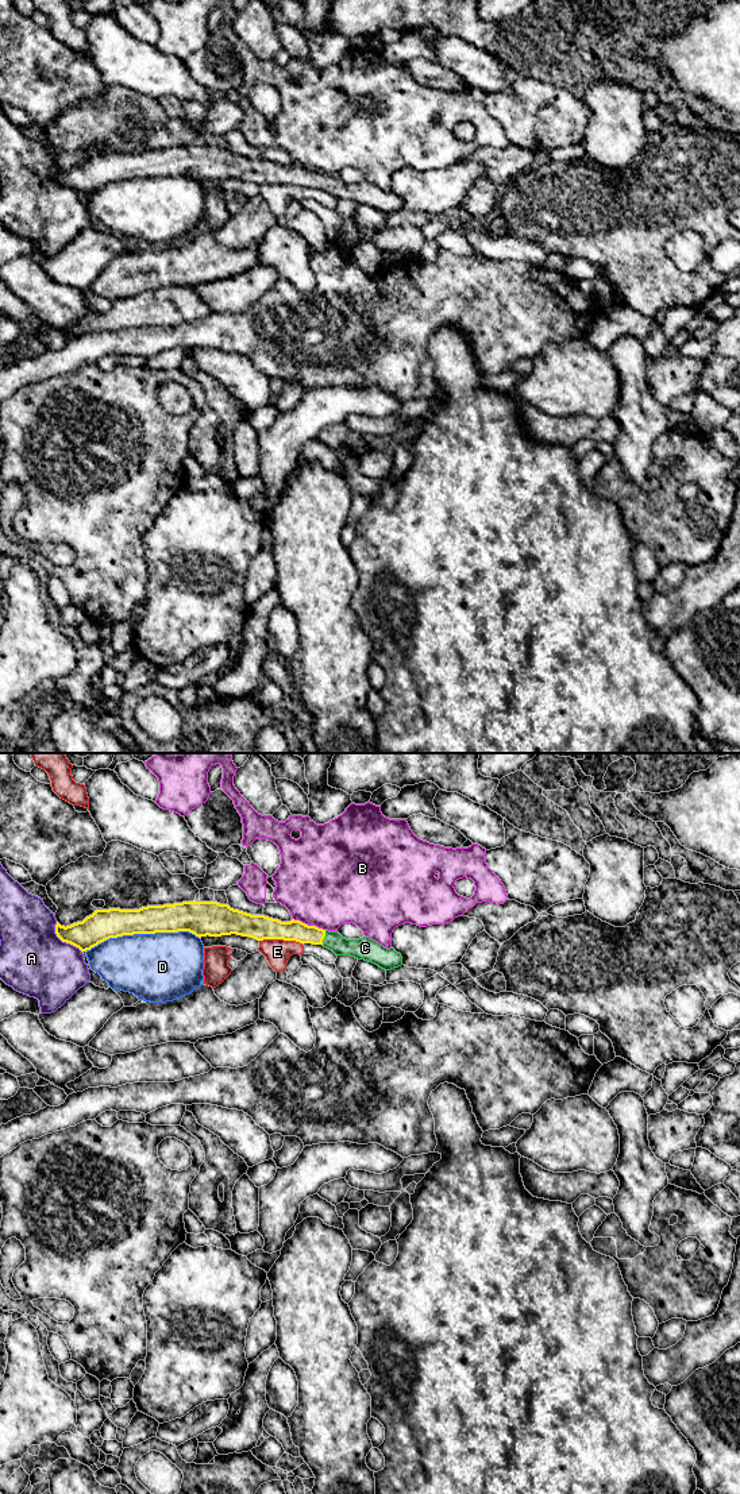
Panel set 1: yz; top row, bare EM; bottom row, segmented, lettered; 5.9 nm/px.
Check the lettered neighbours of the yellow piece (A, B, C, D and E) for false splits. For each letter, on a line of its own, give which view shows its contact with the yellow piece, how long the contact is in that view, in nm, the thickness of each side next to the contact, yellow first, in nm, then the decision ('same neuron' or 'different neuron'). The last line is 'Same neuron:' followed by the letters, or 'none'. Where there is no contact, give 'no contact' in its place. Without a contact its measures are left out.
A: yz | 260 nm | 180/400 nm | different neuron
B: yz | 220 nm | 140/480 nm | different neuron
C: yz | 90 nm | 130/130 nm | same neuron
D: yz | 650 nm | 180/420 nm | different neuron
E: yz | 260 nm | 150/160 nm | different neuron
Same neuron: C

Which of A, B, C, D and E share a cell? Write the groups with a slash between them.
A / B / C / D / E

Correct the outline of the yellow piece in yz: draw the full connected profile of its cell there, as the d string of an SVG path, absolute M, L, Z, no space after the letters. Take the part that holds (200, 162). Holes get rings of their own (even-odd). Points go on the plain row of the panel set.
M182 146L163 150L147 150L139 154L96 154L92 159L86 161L82 166L70 170L55 169L57 181L66 188L78 192L82 197L90 194L99 188L123 179L134 178L155 178L155 177L178 177L189 175L196 181L221 181L221 179L242 179L250 181L257 185L263 184L284 184L296 185L300 188L323 189L332 194L336 200L351 200L358 204L365 204L378 209L385 215L398 212L402 209L402 201L393 192L386 193L369 181L359 184L346 184L338 175L328 175L316 170L308 170L300 165L292 163L290 166L281 166L265 159L251 159L239 154L231 153L228 148L217 146Z

